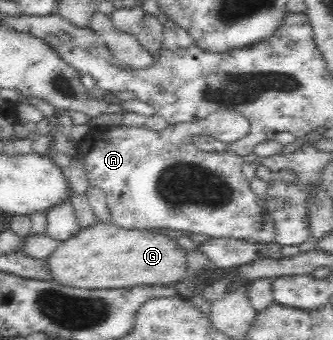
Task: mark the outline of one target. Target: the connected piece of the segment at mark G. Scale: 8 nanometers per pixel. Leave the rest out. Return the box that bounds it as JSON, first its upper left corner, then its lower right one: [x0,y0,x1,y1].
[44,221,189,289]

